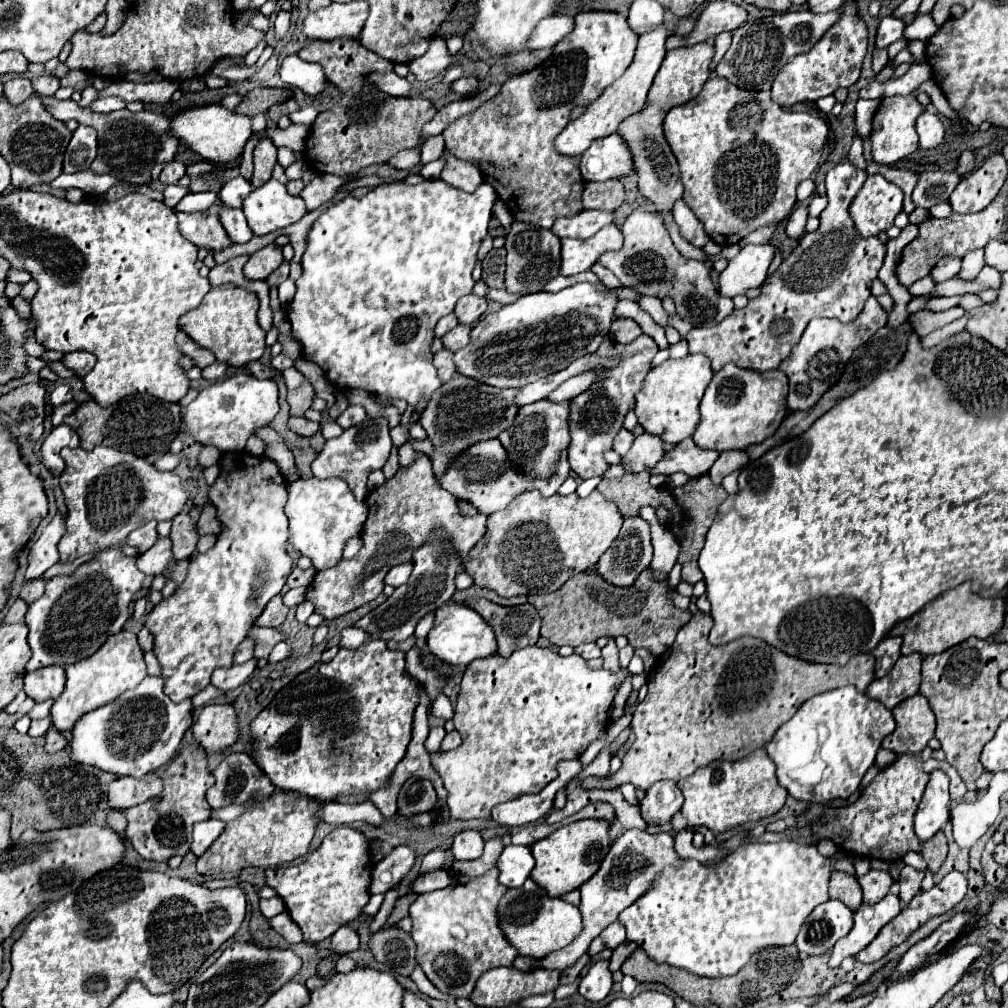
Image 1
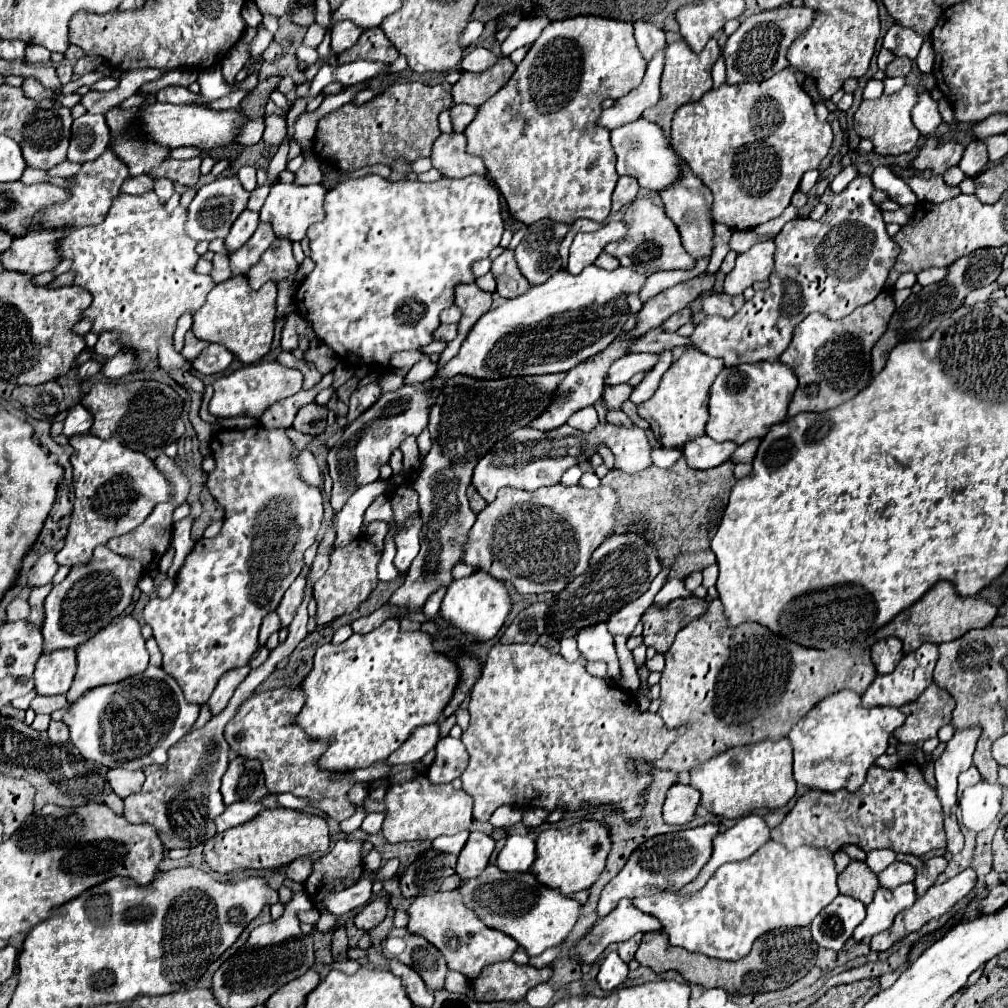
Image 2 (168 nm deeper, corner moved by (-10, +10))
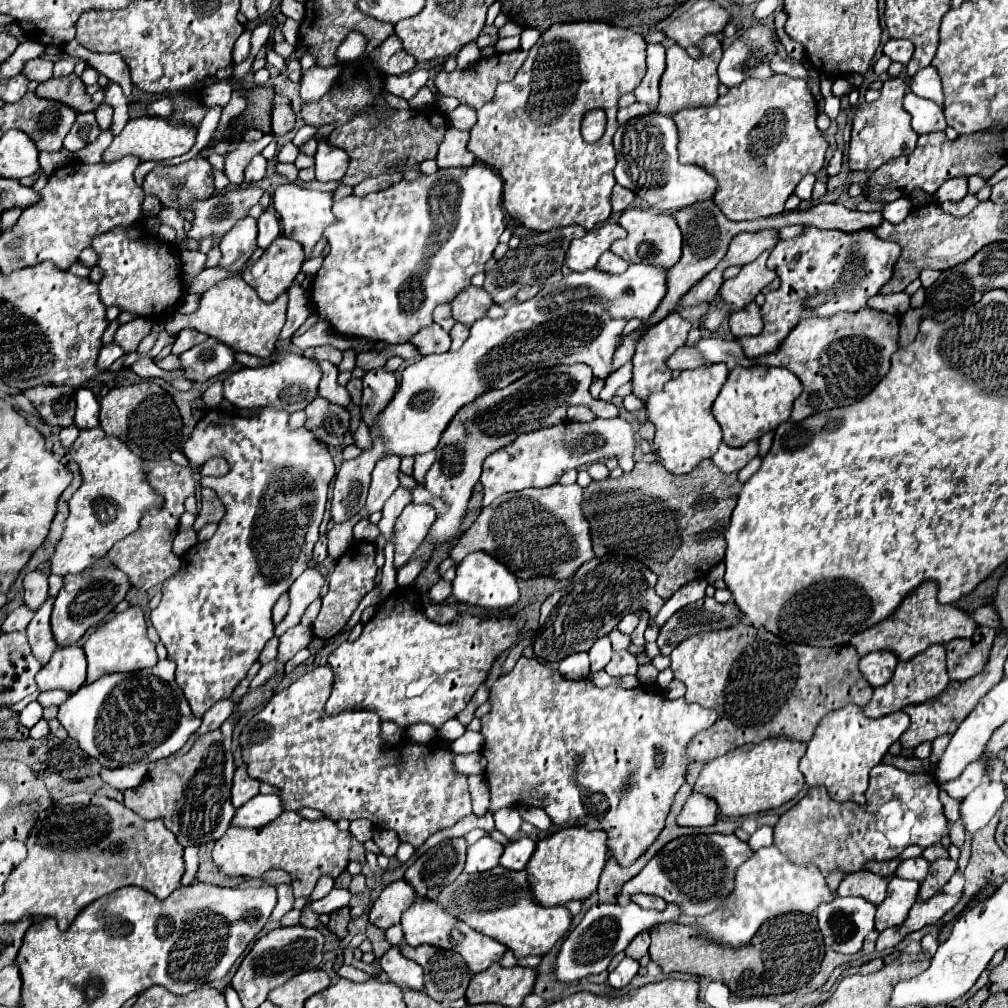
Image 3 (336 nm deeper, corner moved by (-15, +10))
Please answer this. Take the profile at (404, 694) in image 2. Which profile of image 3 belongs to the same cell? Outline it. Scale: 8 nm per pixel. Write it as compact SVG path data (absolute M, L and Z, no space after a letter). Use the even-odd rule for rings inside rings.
M398 586L376 610L374 618L364 624L364 630L358 640L342 642L328 658L328 664L334 670L334 690L326 702L326 712L342 712L348 708L364 708L382 716L382 722L390 720L402 728L408 728L414 722L426 722L434 728L440 728L446 720L454 718L466 708L474 692L488 678L488 672L494 660L518 642L522 620L516 618L480 618L470 614L456 616L450 624L438 624L428 620L418 592L412 586Z

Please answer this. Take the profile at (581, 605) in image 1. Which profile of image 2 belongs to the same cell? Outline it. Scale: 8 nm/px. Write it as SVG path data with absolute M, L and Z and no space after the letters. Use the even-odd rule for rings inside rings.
M679 598L667 606L651 604L641 616L645 646L651 646L659 654L665 654L671 648L677 632L691 620L699 618L705 610L707 602L699 598Z

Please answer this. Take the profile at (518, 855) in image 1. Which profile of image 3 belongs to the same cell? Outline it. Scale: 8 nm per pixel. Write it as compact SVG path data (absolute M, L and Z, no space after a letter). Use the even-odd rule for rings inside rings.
M518 836L518 838L510 840L500 858L500 866L508 868L508 870L524 870L534 848L536 848L536 842L528 836Z

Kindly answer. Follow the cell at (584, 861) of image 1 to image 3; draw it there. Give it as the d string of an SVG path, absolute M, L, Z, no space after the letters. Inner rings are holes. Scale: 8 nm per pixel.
M572 826L540 840L526 864L534 902L542 906L564 906L570 900L586 900L598 888L598 878L608 860L606 856L606 836L600 830L590 832L580 826Z

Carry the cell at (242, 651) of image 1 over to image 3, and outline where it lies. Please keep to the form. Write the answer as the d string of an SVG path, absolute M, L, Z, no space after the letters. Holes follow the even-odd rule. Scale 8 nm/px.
M282 594L282 596L278 598L274 610L272 610L272 620L274 620L274 624L280 624L280 622L282 622L282 618L284 618L286 612L288 612L288 604L290 604L288 594Z

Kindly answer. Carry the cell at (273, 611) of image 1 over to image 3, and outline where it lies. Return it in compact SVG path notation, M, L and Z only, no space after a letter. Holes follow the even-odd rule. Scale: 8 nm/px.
M306 568L296 580L294 584L290 586L290 610L288 614L284 616L284 620L276 626L274 630L274 636L282 636L288 628L300 624L300 618L304 614L304 610L320 596L320 590L324 586L324 576L314 568Z

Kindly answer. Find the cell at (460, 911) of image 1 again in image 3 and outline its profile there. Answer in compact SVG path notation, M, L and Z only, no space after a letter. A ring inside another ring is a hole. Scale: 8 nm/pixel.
M416 900L404 914L402 914L402 930L404 930L404 942L408 946L422 946L422 944L430 944L430 946L438 946L438 948L448 948L452 952L458 952L464 956L468 968L472 970L472 974L478 974L482 970L486 970L490 964L498 962L502 958L502 954L506 952L504 946L500 946L500 942L468 928L462 920L454 920L454 916L448 916L448 912L444 912L444 908L440 908L434 900Z

